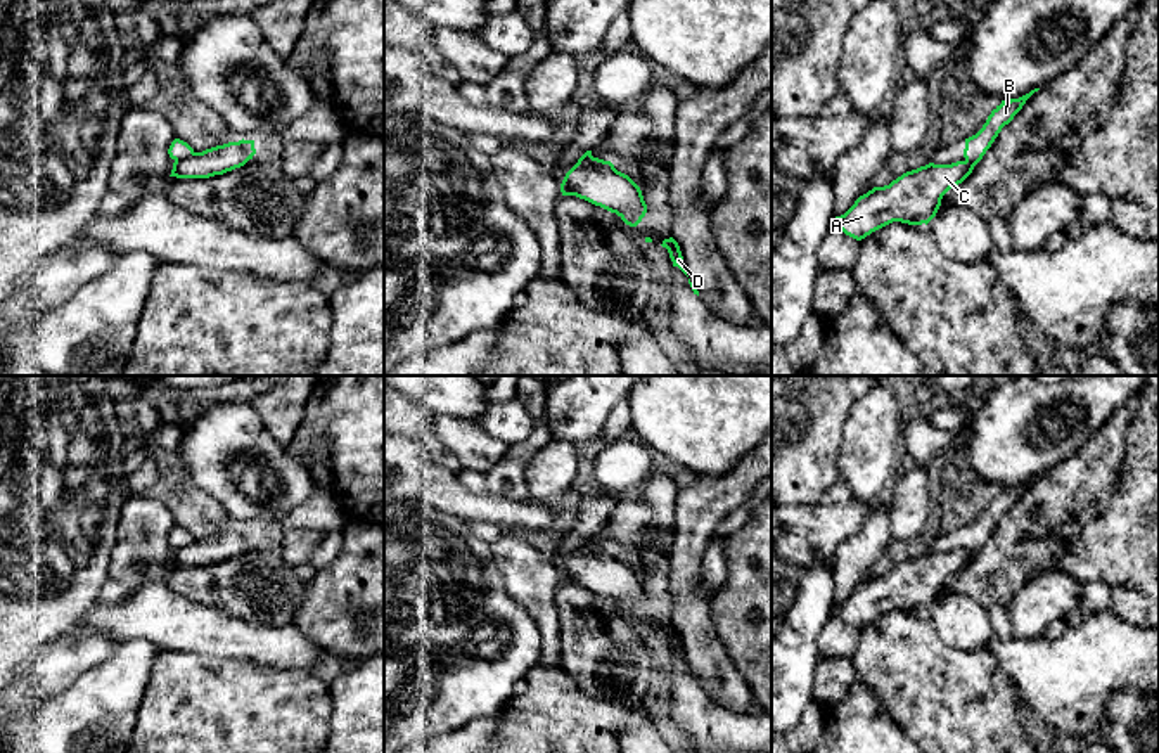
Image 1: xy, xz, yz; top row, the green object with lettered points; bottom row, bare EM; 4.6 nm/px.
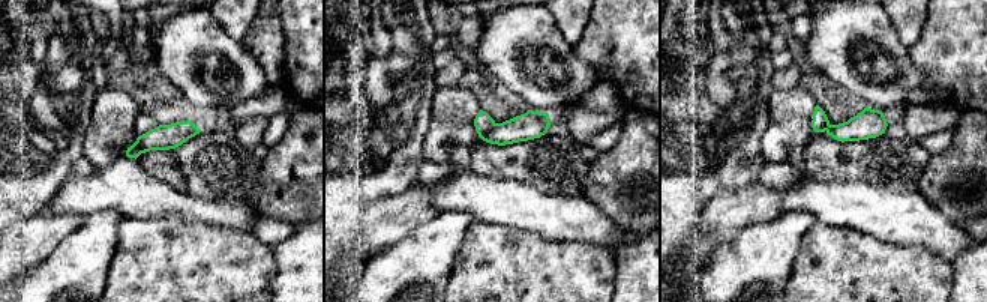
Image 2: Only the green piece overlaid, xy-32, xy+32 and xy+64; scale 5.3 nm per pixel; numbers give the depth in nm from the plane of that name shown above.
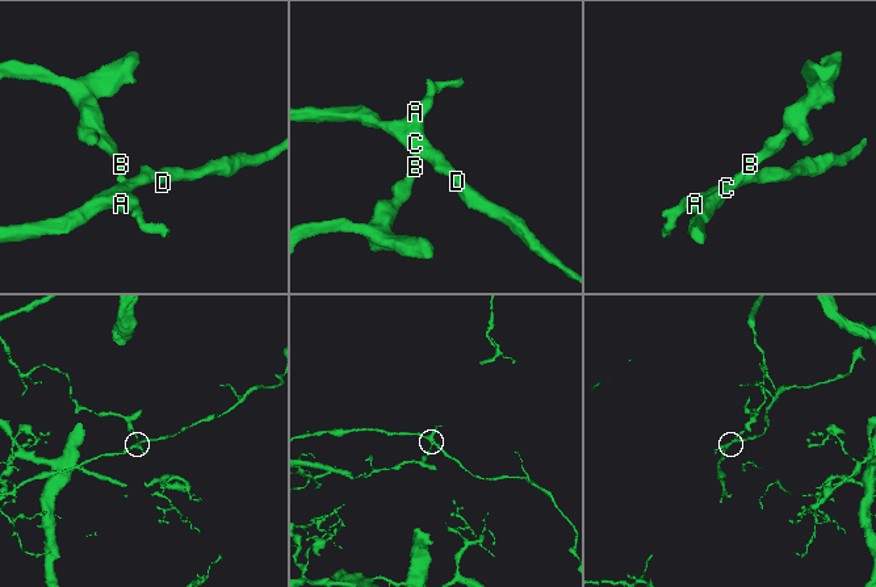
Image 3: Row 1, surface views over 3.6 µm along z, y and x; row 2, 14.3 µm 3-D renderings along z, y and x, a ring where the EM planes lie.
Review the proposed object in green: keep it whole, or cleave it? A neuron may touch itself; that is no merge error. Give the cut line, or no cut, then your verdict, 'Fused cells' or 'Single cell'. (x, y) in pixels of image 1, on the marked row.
Split along xy (194, 153), (175, 163). Fused cells

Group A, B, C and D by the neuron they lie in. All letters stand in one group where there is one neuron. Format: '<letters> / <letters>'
A C D / B

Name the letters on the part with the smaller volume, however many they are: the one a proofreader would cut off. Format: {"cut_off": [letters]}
{"cut_off": ["A", "C", "D"]}

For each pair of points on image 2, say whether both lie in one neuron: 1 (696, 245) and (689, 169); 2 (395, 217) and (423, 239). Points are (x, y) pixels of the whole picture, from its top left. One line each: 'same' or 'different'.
1: same
2: different

